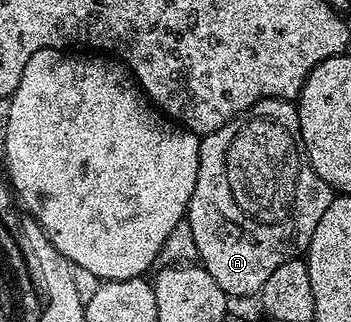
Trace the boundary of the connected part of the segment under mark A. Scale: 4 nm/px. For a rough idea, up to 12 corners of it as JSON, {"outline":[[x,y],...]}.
{"outline":[[297,107],[201,137],[184,220],[230,298],[301,257],[334,197]]}

